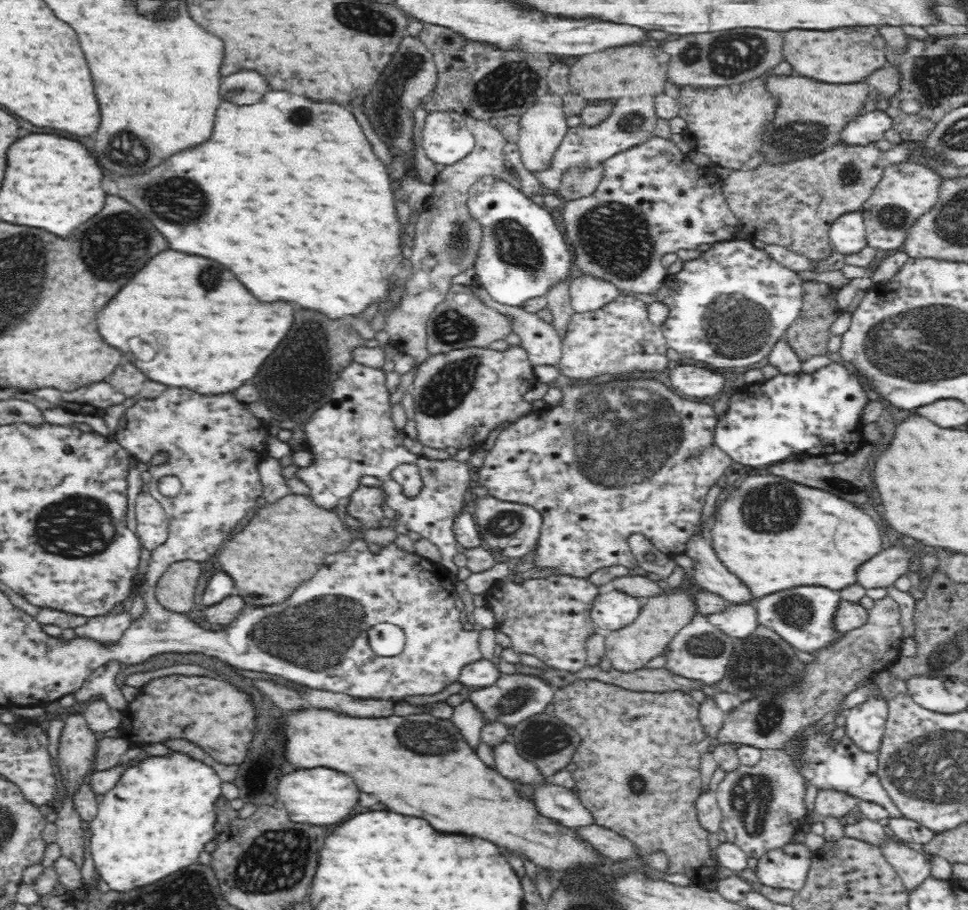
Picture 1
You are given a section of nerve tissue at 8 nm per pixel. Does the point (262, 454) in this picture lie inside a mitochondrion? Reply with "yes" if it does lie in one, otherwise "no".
no

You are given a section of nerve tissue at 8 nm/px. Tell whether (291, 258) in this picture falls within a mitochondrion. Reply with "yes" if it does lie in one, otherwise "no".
no

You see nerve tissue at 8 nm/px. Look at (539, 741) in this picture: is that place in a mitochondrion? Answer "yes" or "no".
yes

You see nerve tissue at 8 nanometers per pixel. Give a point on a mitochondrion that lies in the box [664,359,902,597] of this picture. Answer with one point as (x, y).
(770, 508)

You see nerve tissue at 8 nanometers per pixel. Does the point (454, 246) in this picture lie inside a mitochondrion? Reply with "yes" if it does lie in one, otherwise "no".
yes

